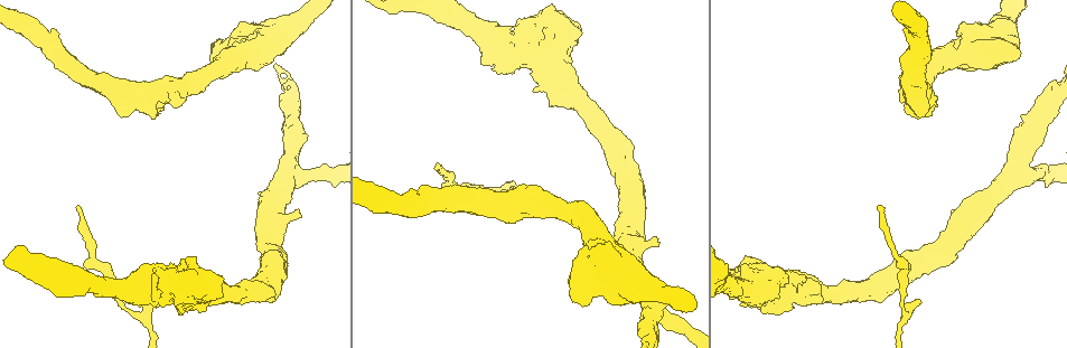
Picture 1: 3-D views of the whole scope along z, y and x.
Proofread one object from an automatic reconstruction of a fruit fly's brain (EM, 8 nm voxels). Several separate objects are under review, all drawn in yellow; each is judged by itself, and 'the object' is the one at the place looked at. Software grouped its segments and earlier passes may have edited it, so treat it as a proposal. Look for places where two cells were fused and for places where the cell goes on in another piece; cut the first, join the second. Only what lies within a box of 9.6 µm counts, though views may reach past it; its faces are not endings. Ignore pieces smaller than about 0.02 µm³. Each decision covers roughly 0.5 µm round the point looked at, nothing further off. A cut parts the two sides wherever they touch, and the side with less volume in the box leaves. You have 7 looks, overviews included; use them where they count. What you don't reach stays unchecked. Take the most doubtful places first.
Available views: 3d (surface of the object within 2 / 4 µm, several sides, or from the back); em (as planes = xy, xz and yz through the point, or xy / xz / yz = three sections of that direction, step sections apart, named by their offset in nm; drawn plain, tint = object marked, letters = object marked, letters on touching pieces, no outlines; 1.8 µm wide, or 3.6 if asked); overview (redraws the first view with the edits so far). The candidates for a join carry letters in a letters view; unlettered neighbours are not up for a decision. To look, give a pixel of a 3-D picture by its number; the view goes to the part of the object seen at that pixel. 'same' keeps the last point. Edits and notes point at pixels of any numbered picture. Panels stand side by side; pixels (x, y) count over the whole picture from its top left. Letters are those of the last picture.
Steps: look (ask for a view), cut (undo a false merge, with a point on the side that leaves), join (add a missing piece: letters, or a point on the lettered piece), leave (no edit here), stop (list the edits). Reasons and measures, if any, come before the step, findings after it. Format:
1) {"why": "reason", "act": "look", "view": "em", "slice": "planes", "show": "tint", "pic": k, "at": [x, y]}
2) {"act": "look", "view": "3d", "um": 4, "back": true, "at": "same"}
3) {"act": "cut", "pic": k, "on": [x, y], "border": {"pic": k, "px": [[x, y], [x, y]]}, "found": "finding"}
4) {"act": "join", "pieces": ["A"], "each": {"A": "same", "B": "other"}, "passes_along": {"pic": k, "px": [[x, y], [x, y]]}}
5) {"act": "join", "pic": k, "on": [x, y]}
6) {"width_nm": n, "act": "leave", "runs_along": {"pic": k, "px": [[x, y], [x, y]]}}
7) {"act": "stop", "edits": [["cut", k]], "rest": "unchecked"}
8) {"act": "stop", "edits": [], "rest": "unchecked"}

{"why": "branch stops here", "act": "look", "view": "3d", "um": 4, "pic": 1, "at": [78, 206]}

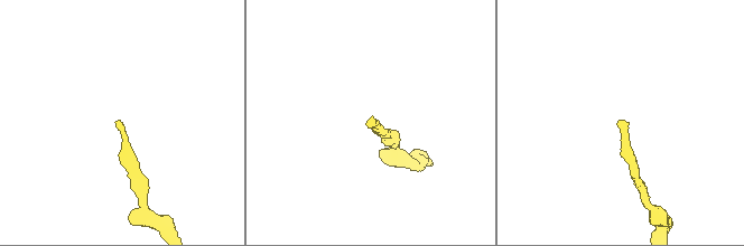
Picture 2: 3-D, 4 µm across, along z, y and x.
{"why": "need the tissue", "act": "look", "view": "em", "slice": "planes", "show": "tint", "pic": 2, "at": [624, 121]}

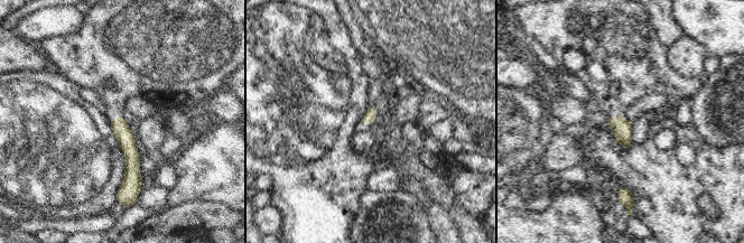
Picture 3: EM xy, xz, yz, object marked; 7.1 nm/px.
{"act": "look", "view": "em", "slice": "planes", "show": "letters", "at": "same"}

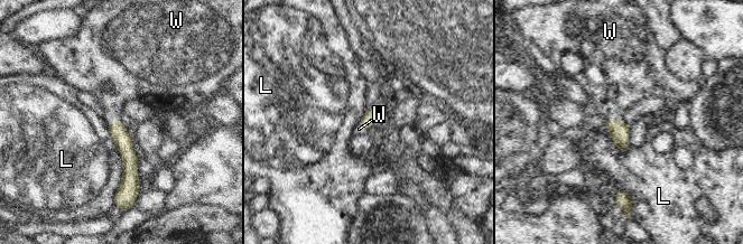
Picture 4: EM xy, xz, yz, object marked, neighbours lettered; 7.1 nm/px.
{"act": "join", "pieces": ["W"], "each": {"L": "other", "W": "same"}, "passes_along": {"pic": 4, "px": [[619, 131], [614, 120], [630, 90]]}, "found": "it goes on there"}

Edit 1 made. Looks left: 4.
{"why": "free end", "act": "look", "view": "3d", "um": 4, "pic": 1, "at": [158, 305]}

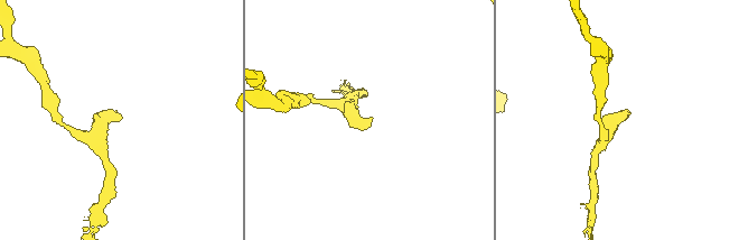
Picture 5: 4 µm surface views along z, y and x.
{"act": "look", "view": "em", "slice": "xy", "step": 16, "show": "letters", "pic": 5, "at": [620, 116]}

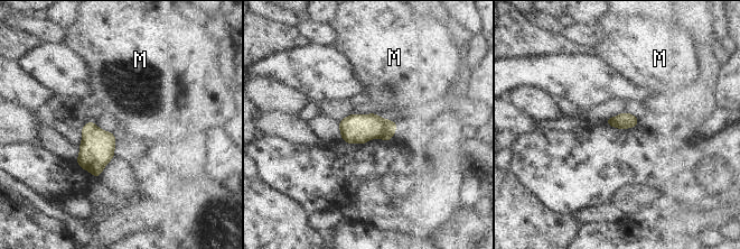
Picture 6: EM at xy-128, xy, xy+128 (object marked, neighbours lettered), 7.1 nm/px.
{"why": "another direction", "act": "look", "view": "em", "slice": "planes", "show": "letters", "at": "same"}

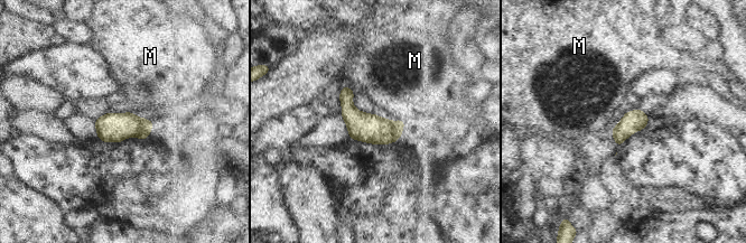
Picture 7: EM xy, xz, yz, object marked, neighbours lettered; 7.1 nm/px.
{"act": "leave", "each": {"M": "other"}, "border": {"pic": 7, "px": [[142, 117], [151, 121]]}, "found": "no lettered piece goes on from it"}

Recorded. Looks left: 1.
{"act": "stop", "edits": [["join", 4]], "rest": "unchecked"}

